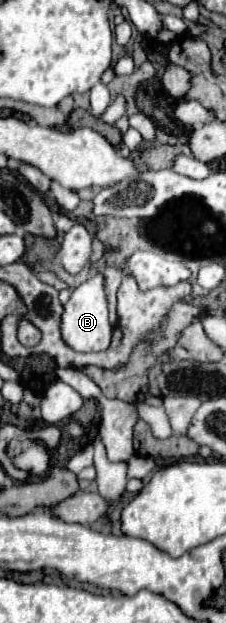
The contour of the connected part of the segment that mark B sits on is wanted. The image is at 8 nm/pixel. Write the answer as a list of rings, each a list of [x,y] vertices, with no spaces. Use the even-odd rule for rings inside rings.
[[[95,274],[71,292],[71,298],[65,304],[65,312],[63,312],[63,320],[61,320],[61,334],[63,334],[63,340],[77,352],[101,352],[101,350],[109,348],[111,330],[113,328],[109,324],[105,276]]]

